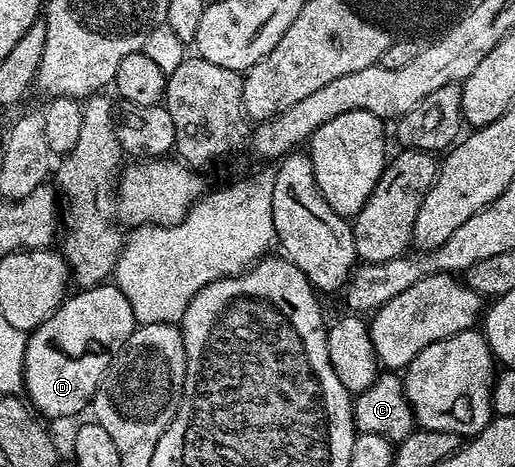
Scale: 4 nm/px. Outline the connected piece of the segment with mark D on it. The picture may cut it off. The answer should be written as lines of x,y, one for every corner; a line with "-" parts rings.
105,281
99,287
80,289
75,293
69,294
59,309
27,336
23,390
28,391
27,402
48,421
68,419
91,404
92,396
103,381
108,366
138,326
134,309
130,309
130,301
126,301
126,293
122,293
115,282

